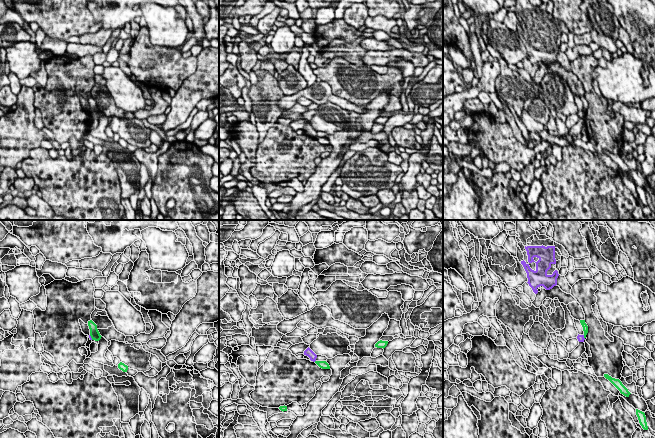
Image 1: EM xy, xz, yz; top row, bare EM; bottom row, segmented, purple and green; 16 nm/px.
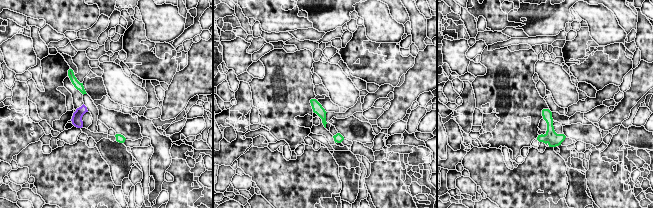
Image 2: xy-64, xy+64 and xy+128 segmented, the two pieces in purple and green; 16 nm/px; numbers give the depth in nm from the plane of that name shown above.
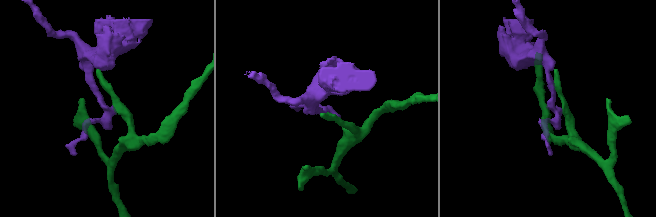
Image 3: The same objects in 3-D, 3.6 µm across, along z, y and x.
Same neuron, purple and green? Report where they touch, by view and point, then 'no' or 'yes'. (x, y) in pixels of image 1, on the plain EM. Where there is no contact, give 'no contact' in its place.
meets purple in xy at (90, 113); no

